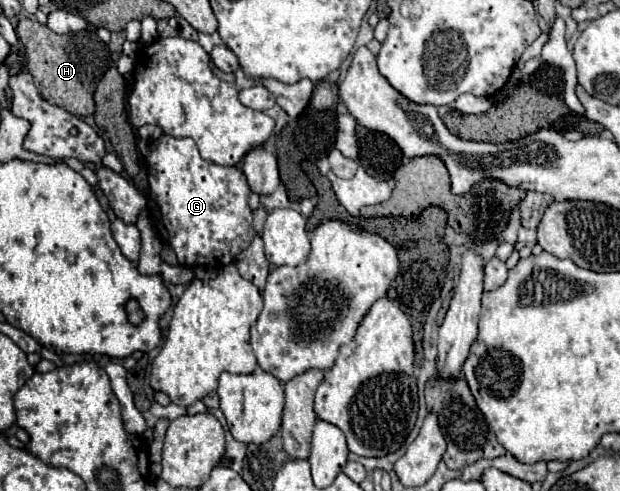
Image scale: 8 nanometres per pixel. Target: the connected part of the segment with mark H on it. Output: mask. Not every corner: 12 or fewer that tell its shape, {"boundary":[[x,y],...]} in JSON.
{"boundary":[[19,17],[27,69],[49,103],[93,115],[111,51],[91,27],[59,35]]}

